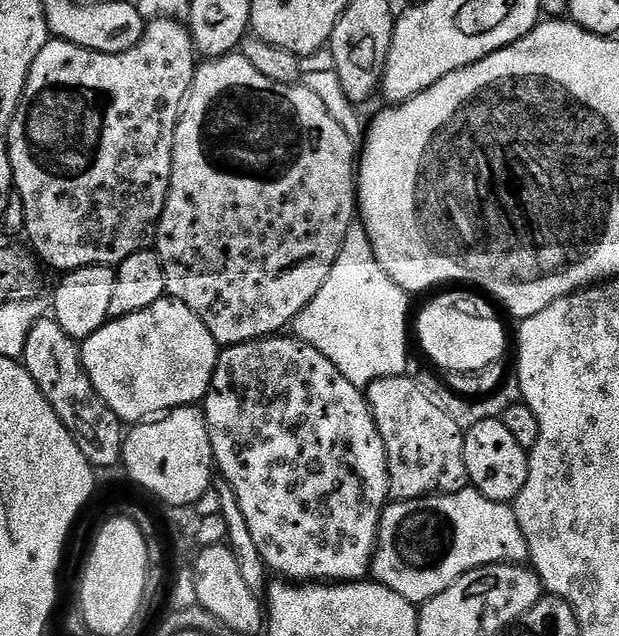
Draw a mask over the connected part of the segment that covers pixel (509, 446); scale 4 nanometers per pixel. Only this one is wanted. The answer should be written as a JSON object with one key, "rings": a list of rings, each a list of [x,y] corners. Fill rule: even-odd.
{"rings":[[[503,419],[483,420],[464,433],[464,461],[471,487],[486,498],[515,501],[528,481],[528,452],[506,430]]]}

